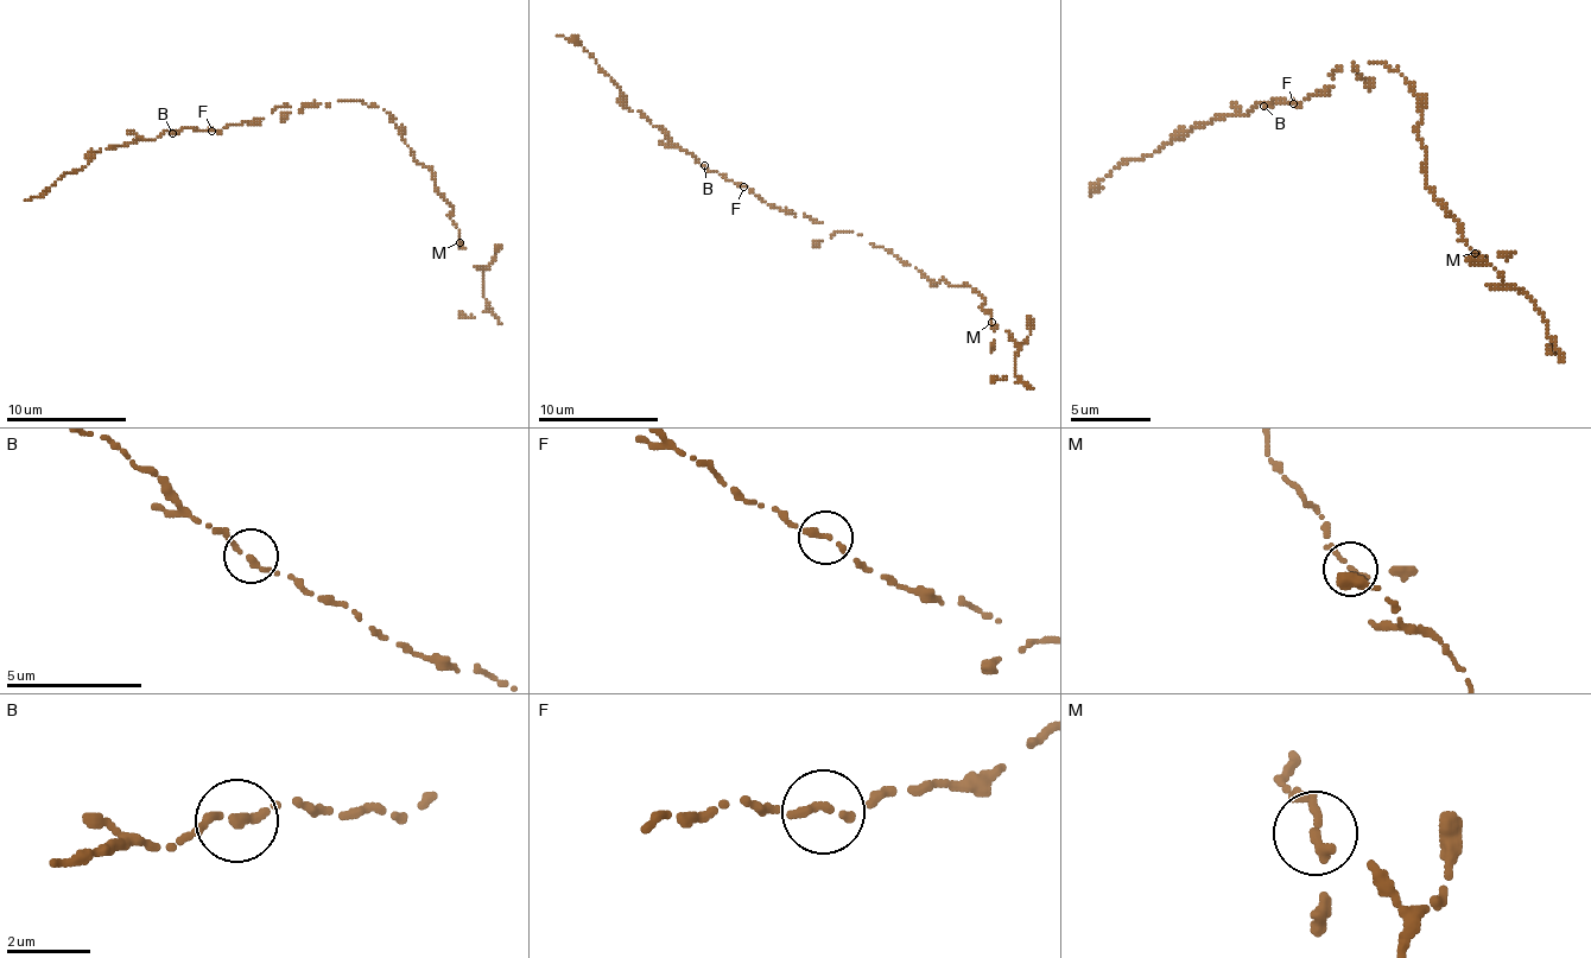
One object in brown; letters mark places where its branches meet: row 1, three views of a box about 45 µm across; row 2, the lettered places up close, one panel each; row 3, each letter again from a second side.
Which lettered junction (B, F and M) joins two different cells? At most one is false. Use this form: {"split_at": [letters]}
{"split_at": []}

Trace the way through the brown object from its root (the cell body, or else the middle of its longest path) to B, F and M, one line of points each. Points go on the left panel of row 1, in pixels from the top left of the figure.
B: (327, 103), (278, 107), (260, 121), (227, 125), (221, 131), (182, 127), (172, 133)
F: (327, 103), (278, 107), (260, 121), (242, 121), (211, 131)
M: (327, 103), (360, 101), (390, 115), (454, 209), (460, 242)

